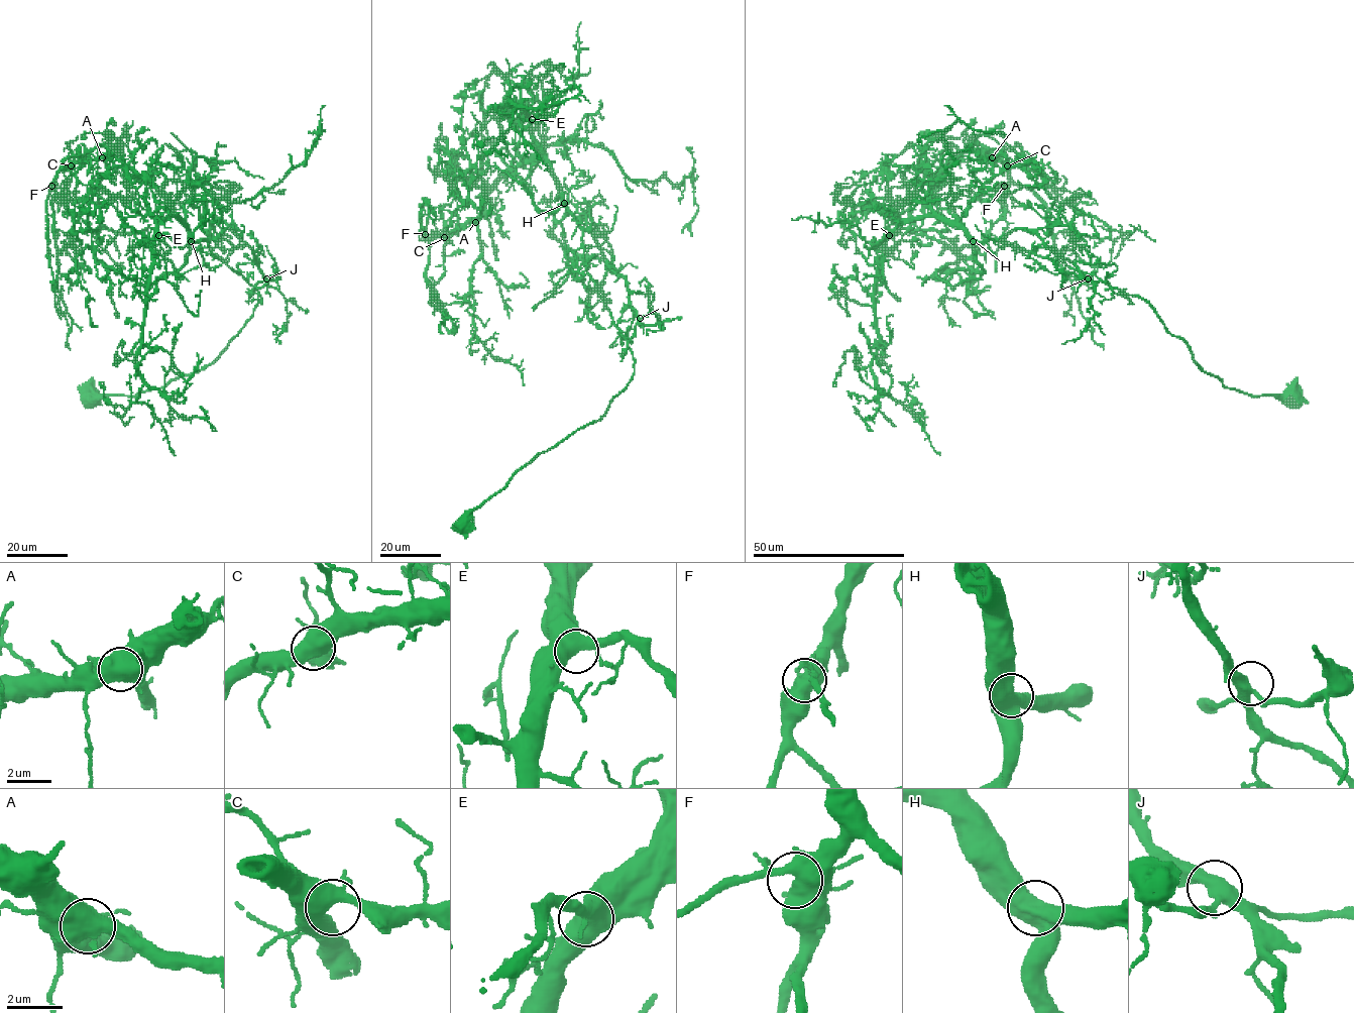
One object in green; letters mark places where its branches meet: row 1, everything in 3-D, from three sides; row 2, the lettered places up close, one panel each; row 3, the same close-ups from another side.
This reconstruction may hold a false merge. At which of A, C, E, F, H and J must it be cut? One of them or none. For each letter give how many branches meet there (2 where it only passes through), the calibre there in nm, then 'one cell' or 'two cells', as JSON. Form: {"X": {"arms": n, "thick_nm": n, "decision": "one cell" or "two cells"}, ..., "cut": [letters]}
{"A": {"arms": 3, "thick_nm": 500, "decision": "one cell"}, "C": {"arms": 3, "thick_nm": 480, "decision": "one cell"}, "E": {"arms": 3, "thick_nm": 480, "decision": "one cell"}, "F": {"arms": 3, "thick_nm": 500, "decision": "one cell"}, "H": {"arms": 3, "thick_nm": 600, "decision": "one cell"}, "J": {"arms": 3, "thick_nm": 400, "decision": "one cell"}, "cut": []}

